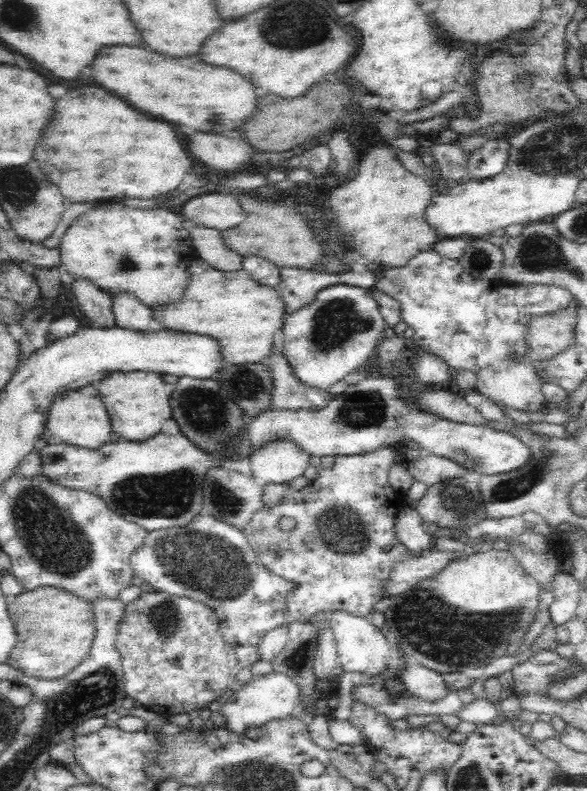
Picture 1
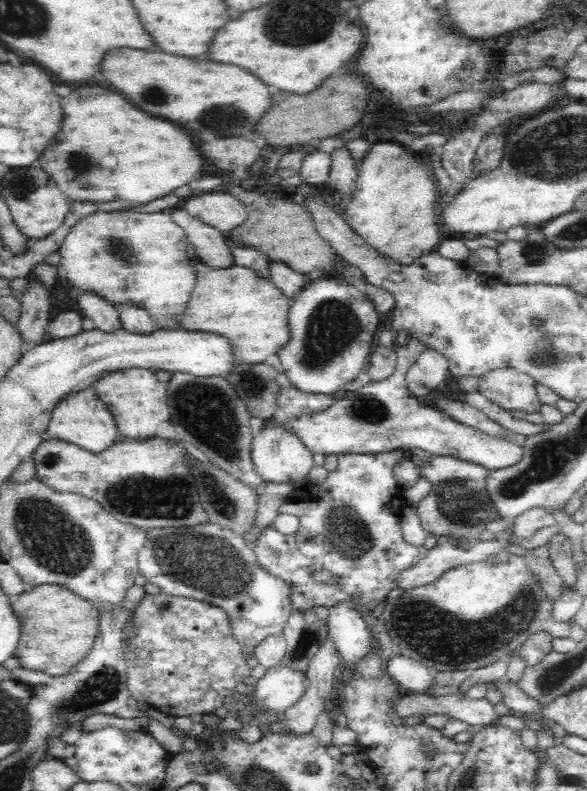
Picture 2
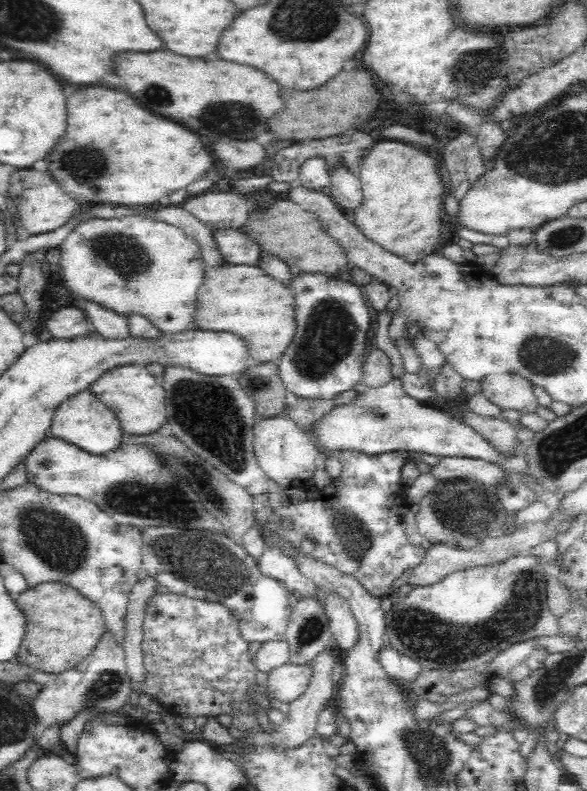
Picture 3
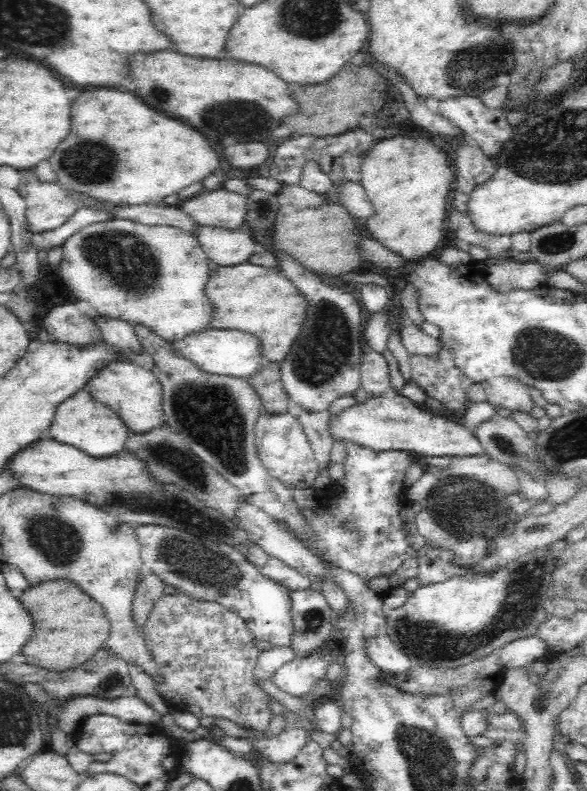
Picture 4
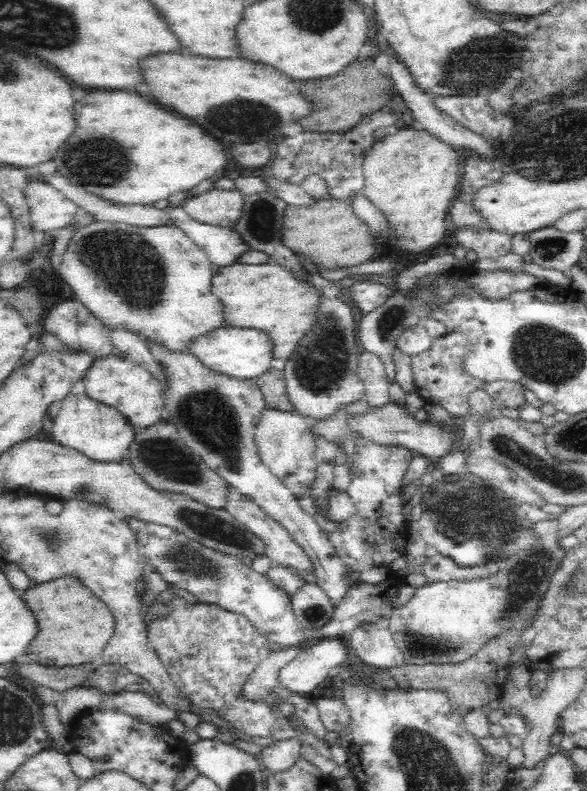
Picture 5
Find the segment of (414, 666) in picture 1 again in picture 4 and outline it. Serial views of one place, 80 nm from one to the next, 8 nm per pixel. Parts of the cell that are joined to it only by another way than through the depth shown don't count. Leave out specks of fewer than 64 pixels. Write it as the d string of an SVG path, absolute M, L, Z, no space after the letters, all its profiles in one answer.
M386 634L370 638L368 657L388 674L406 674L414 667L410 658L400 652Z

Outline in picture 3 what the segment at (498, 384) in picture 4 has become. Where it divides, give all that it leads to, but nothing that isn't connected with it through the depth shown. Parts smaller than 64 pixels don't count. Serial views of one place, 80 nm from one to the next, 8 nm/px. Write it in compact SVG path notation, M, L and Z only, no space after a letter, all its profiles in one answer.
M504 372L486 376L481 381L481 395L501 411L516 410L520 414L537 413L540 408L532 383L520 374Z

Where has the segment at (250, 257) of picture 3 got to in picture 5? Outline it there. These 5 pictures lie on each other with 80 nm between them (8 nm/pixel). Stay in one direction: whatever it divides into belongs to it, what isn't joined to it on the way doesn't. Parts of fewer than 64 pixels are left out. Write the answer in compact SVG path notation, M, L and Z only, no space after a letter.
M169 206L174 225L182 227L188 236L207 254L208 260L214 268L230 266L238 263L244 252L250 252L252 247L246 244L238 229L208 225L187 215L187 212L179 206Z

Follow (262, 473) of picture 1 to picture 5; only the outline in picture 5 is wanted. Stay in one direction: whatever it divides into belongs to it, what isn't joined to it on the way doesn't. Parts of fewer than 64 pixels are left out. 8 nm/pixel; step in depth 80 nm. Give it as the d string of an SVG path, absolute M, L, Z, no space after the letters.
M266 408L262 412L255 431L255 444L261 461L297 497L310 490L312 484L316 482L316 447L314 447L310 424L308 418L302 417L295 411L281 412Z

